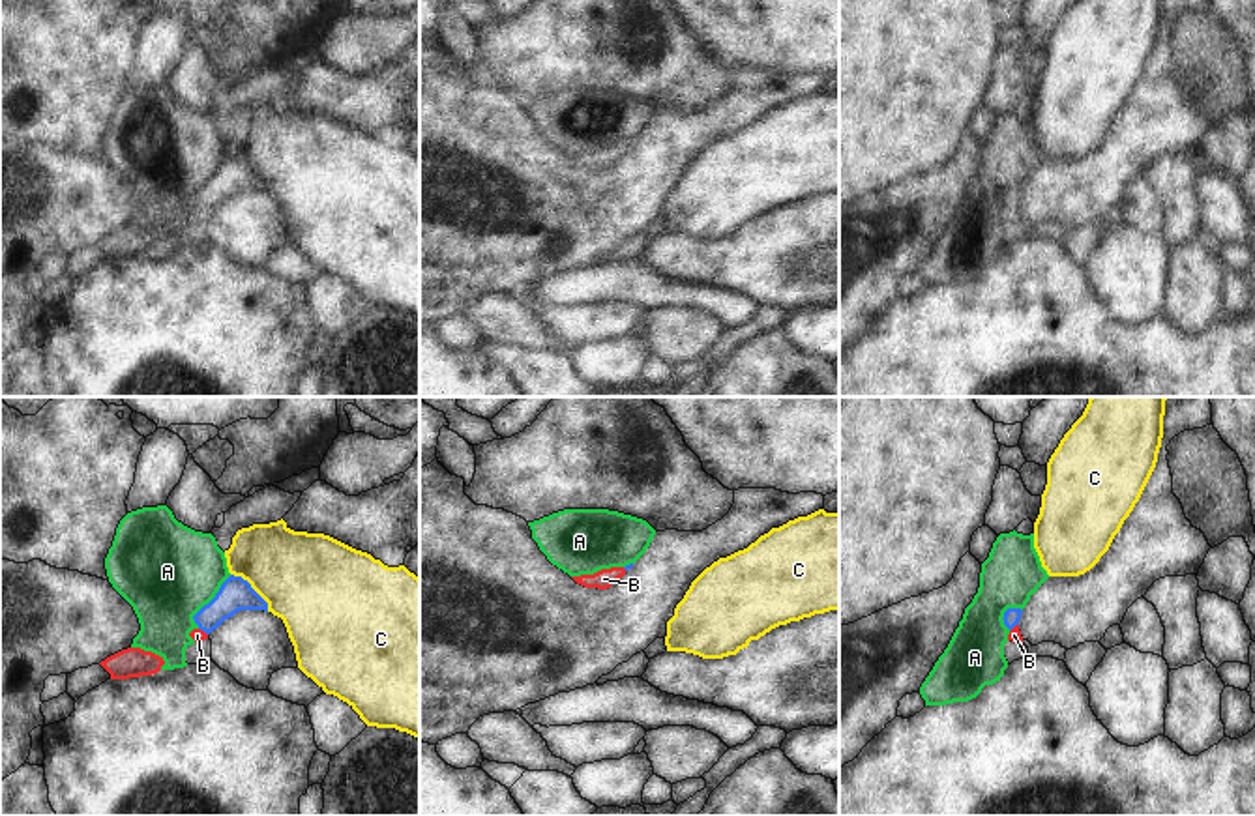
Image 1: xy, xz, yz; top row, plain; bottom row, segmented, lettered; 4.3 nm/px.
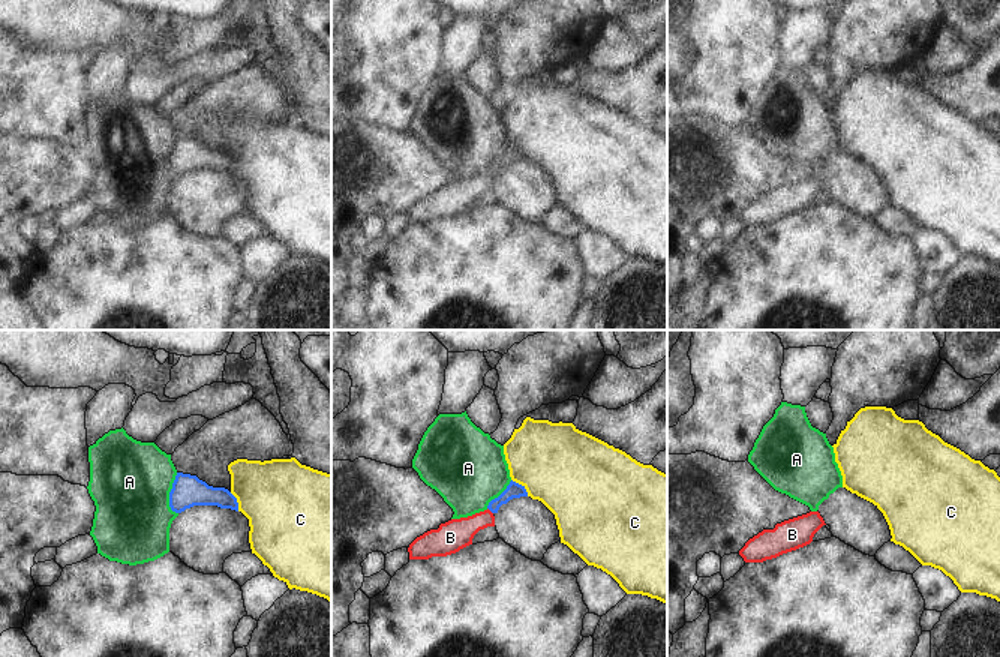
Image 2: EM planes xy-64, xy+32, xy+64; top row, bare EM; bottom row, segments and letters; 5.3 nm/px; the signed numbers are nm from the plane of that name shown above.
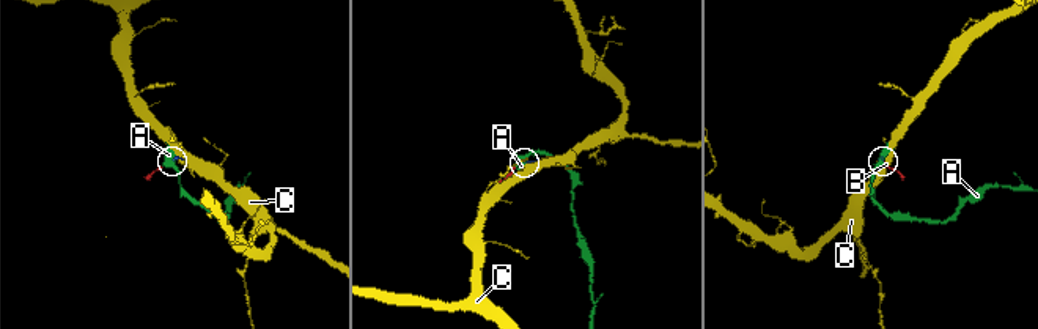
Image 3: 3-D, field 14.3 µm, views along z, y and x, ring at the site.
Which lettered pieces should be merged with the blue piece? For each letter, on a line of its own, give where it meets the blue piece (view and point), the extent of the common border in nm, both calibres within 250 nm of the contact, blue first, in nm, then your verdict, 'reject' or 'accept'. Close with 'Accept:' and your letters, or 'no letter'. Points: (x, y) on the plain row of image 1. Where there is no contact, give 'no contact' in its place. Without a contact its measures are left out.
A: contact xy (210, 182); length 280 nm; calibres 140 and 420 nm; reject
B: contact xy (203, 210); length 50 nm; calibres 140 and 60 nm; accept
C: contact xy (251, 169); length 240 nm; calibres 140 and 400 nm; reject
Accept: B

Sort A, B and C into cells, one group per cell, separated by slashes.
A / B / C

